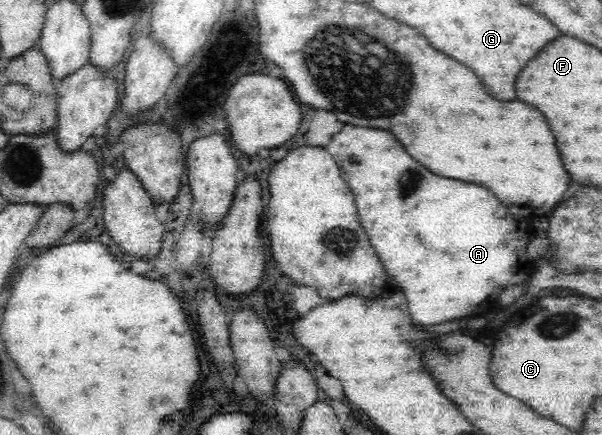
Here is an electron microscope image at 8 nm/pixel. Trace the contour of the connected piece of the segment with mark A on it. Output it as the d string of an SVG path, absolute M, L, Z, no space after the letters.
M345 124L333 135L327 152L337 160L345 182L355 194L361 224L385 264L387 274L397 280L407 296L415 324L433 326L487 312L507 286L523 284L531 276L534 262L527 258L525 248L534 239L532 223L525 222L525 218L523 222L517 222L487 188L429 172L413 160L387 130Z

